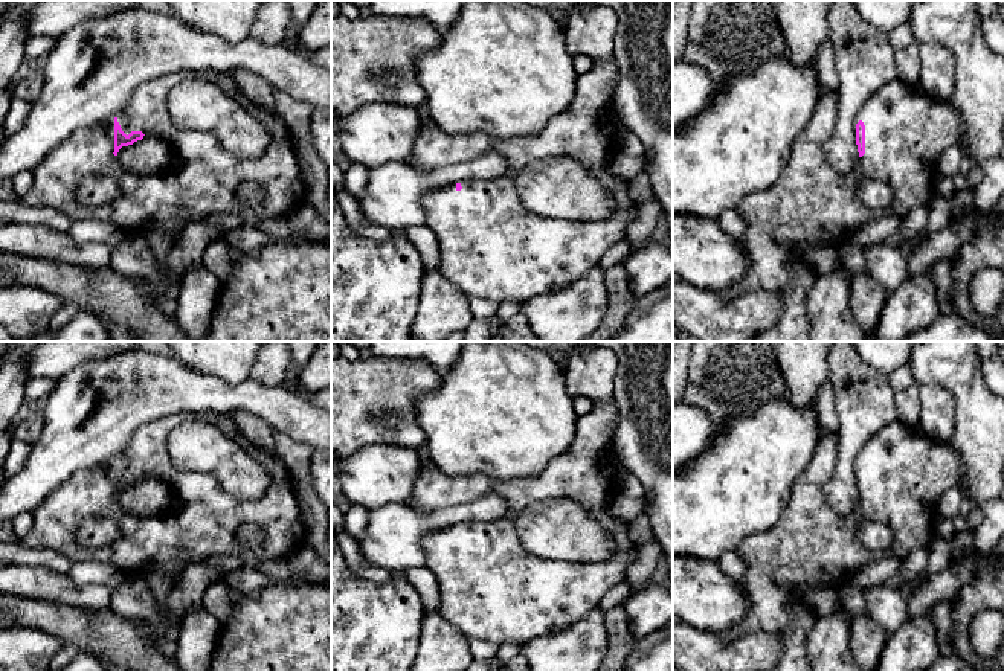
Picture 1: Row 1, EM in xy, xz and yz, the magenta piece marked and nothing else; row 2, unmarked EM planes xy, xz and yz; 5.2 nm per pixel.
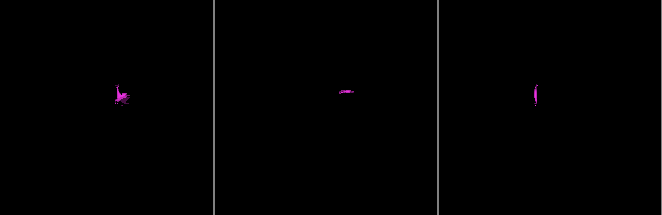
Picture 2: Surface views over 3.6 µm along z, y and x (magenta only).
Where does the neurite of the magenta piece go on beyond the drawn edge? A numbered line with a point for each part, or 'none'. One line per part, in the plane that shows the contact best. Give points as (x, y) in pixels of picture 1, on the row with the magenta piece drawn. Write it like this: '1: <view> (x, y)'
1: xy (205, 183)

